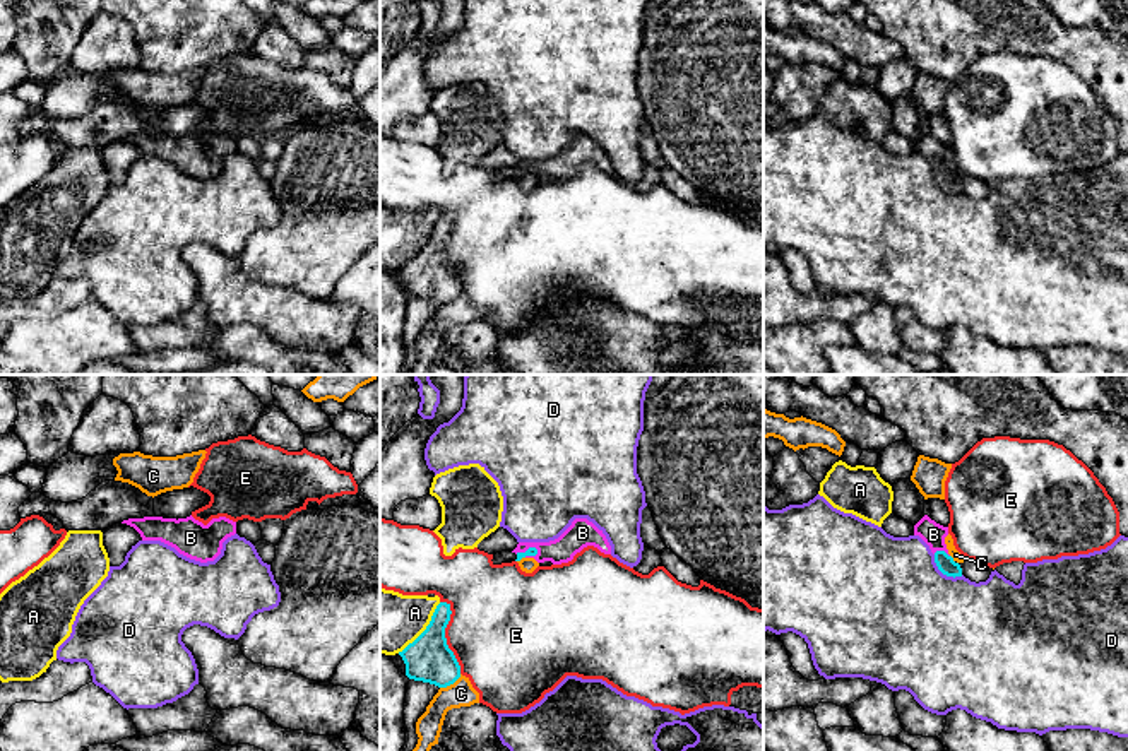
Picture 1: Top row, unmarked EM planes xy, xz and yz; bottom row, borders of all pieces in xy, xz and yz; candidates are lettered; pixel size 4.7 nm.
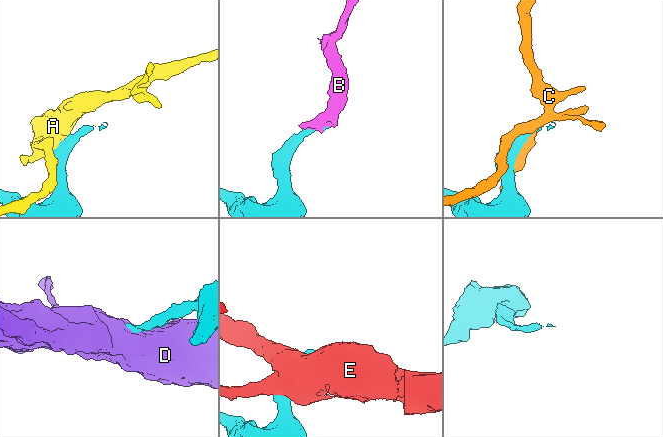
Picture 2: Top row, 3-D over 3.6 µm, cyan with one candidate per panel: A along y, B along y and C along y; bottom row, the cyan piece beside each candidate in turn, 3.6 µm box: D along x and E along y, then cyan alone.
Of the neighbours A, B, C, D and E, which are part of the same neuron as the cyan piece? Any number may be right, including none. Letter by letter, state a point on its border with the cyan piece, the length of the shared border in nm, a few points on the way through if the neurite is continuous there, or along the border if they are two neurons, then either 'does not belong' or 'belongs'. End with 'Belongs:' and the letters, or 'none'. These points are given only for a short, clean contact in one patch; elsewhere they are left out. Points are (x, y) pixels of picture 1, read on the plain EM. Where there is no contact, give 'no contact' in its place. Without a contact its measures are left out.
A: xz (425, 247) | 320 nm | along xz (440, 219), (430, 240), (397, 269) | does not belong
B: yz (942, 168) | 80 nm | across yz (945, 180), (942, 168), (933, 151) | belongs
C: xz (451, 300) | 120 nm | does not belong
D: yz (943, 190) | 170 nm | does not belong
E: xz (444, 252) | 360 nm | does not belong
Belongs: B

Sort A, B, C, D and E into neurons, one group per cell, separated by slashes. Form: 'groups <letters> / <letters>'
groups A / B / C / D / E

